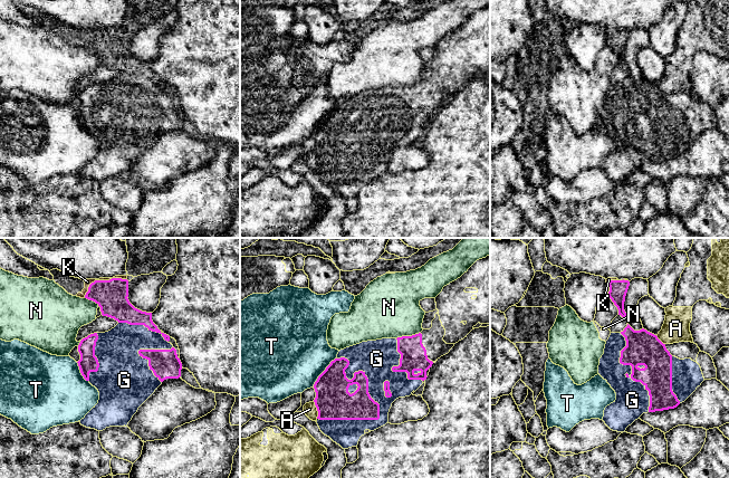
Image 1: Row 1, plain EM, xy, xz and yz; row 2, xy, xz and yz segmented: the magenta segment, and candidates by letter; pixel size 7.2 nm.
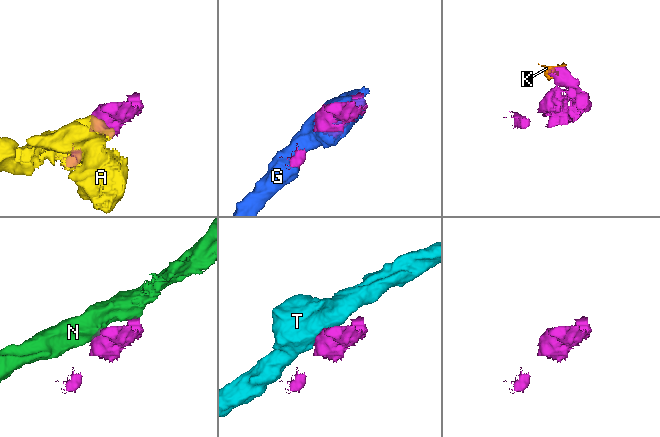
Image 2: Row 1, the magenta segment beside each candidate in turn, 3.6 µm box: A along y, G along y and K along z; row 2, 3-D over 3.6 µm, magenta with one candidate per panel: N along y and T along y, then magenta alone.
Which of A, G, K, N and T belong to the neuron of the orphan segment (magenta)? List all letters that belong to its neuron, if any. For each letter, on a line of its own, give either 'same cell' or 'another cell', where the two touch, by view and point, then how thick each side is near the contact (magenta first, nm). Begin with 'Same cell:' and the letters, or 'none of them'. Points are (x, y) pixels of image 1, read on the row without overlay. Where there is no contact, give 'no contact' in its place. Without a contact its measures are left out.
Same cell: G
A: another cell; contact xz (317, 160); calibres 260 and 100 nm
G: same cell; contact xz (379, 156); calibres 200 and 170 nm
K: another cell; contact xy (102, 30); calibres 220 and 50 nm
N: another cell; contact xz (408, 86); calibres 190 and 440 nm
T: another cell; contact xz (323, 122); calibres 260 and 480 nm

